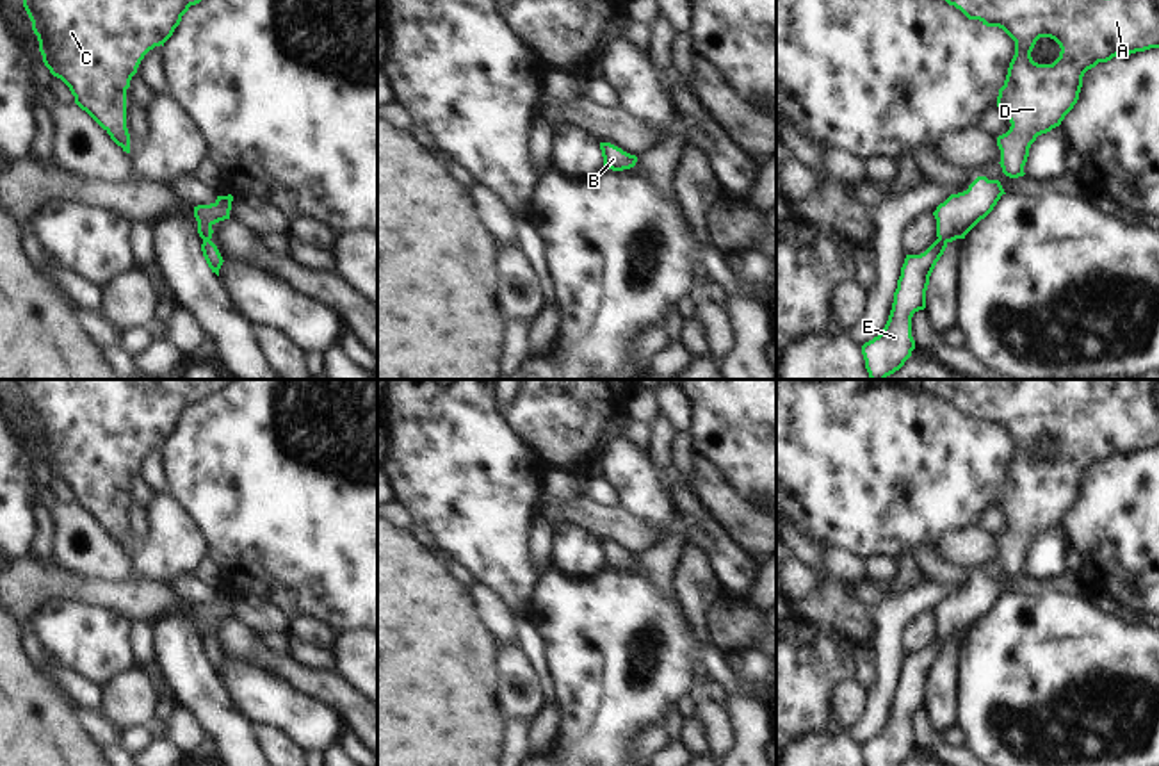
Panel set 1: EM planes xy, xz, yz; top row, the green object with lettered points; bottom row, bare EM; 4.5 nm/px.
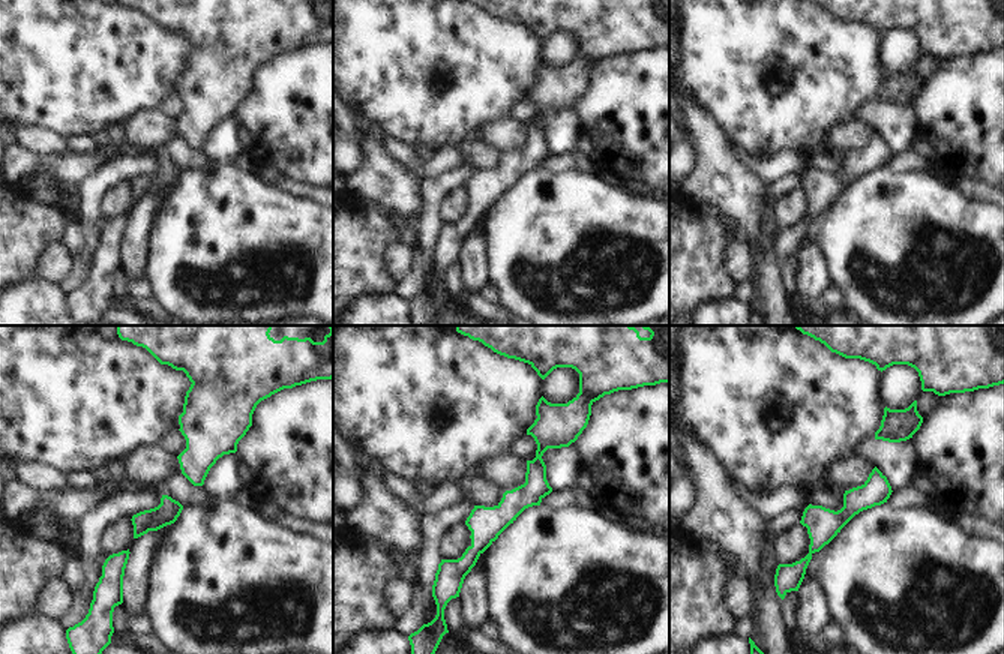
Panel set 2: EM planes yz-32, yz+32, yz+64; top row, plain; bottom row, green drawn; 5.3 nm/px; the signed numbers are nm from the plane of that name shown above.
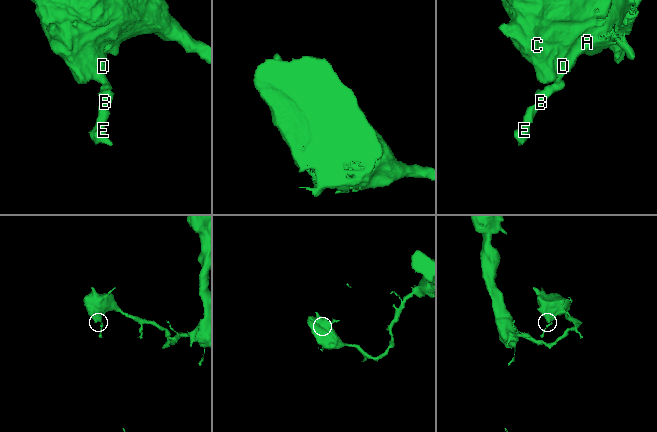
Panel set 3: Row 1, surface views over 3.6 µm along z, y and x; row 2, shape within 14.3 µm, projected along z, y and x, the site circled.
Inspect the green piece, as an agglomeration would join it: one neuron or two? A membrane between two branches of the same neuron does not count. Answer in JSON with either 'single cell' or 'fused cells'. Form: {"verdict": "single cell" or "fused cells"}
{"verdict": "single cell"}

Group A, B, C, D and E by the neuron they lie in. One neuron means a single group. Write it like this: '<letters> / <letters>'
A B C D E

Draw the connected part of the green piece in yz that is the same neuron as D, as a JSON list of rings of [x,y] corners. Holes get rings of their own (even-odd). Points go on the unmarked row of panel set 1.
[[[920,379],[929,397],[942,397],[969,419],[1002,428],[1015,440],[997,506],[1011,526],[997,536],[1001,566],[1009,577],[1024,575],[1029,547],[1038,534],[1059,526],[1074,508],[1082,476],[1098,461],[1159,447],[1159,392],[1123,394],[1118,379]],[[1040,436],[1054,438],[1061,451],[1052,463],[1038,463],[1031,451]]]

